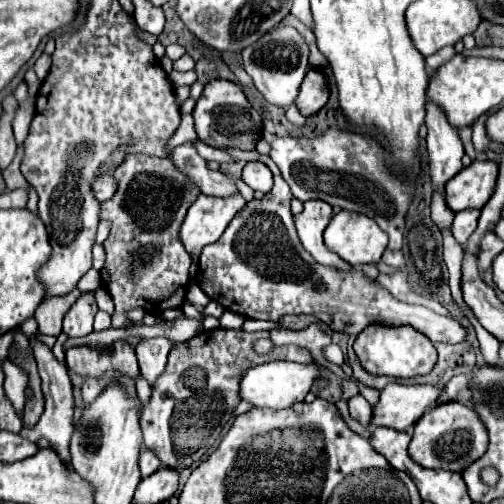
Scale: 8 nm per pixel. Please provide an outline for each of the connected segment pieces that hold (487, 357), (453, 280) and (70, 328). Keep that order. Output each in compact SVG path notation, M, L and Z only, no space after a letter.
M467 307L467 309L468 312L466 316L468 317L469 321L476 331L480 352L485 362L491 366L499 366L500 342L481 326L470 308Z
M450 230L441 232L443 236L443 260L449 272L448 285L453 299L458 304L462 313L466 315L466 304L461 291L461 265L463 260L463 247L456 242Z
M94 292L82 294L82 298L64 316L62 332L68 338L84 338L84 336L88 336L94 330L92 320L94 320L96 310L98 310L98 306L94 302Z

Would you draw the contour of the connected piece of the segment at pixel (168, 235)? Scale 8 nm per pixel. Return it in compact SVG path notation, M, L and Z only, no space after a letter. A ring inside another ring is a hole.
M130 154L124 164L112 172L112 178L116 180L118 188L110 200L100 202L100 220L110 222L110 234L102 244L106 252L104 268L108 270L106 290L114 300L112 328L126 330L130 328L128 312L134 308L142 308L152 314L160 314L168 308L182 308L186 300L184 296L188 290L188 268L192 264L192 258L188 256L180 240L180 226L188 206L196 200L200 190L192 186L192 182L182 172L176 172L168 158L156 158L148 154Z

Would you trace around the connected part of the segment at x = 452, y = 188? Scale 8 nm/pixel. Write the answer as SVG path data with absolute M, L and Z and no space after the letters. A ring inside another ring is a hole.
M474 160L446 184L446 202L454 212L482 208L496 186L498 164L492 160Z

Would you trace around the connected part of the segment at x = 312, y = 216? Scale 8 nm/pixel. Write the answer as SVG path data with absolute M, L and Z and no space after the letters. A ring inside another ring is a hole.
M304 204L304 212L294 216L298 238L318 264L340 272L354 272L354 266L344 262L338 254L330 252L322 242L322 232L328 226L330 216L332 216L330 204Z

